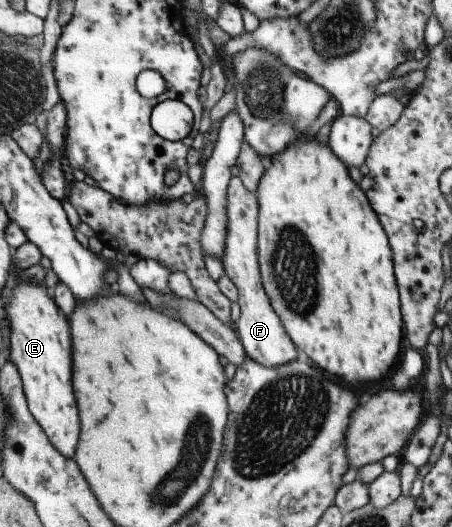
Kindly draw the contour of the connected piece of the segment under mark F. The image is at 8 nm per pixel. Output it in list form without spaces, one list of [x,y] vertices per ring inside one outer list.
[[[231,176],[226,190],[225,246],[223,246],[223,272],[235,285],[238,292],[236,300],[240,308],[237,322],[232,324],[246,356],[253,362],[273,368],[297,358],[297,350],[285,330],[263,290],[257,262],[257,198],[255,193],[245,190],[238,176]]]

